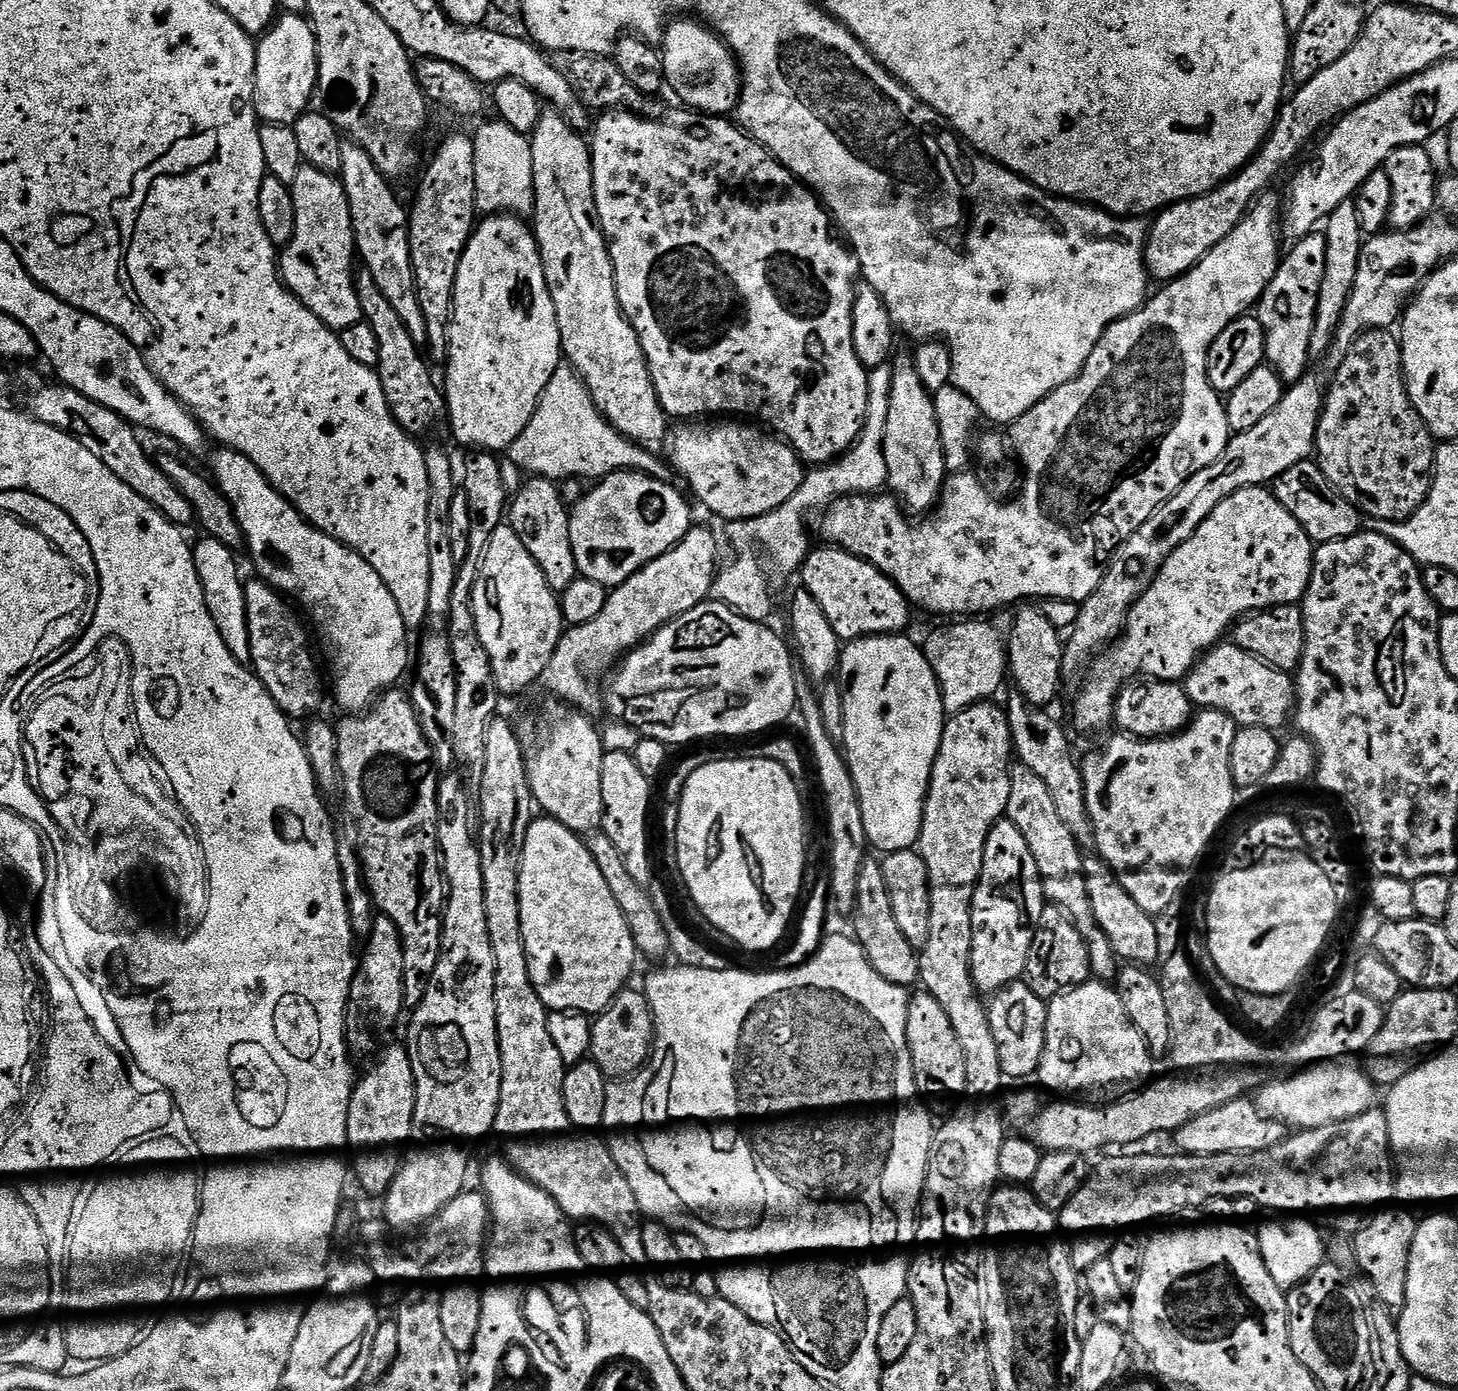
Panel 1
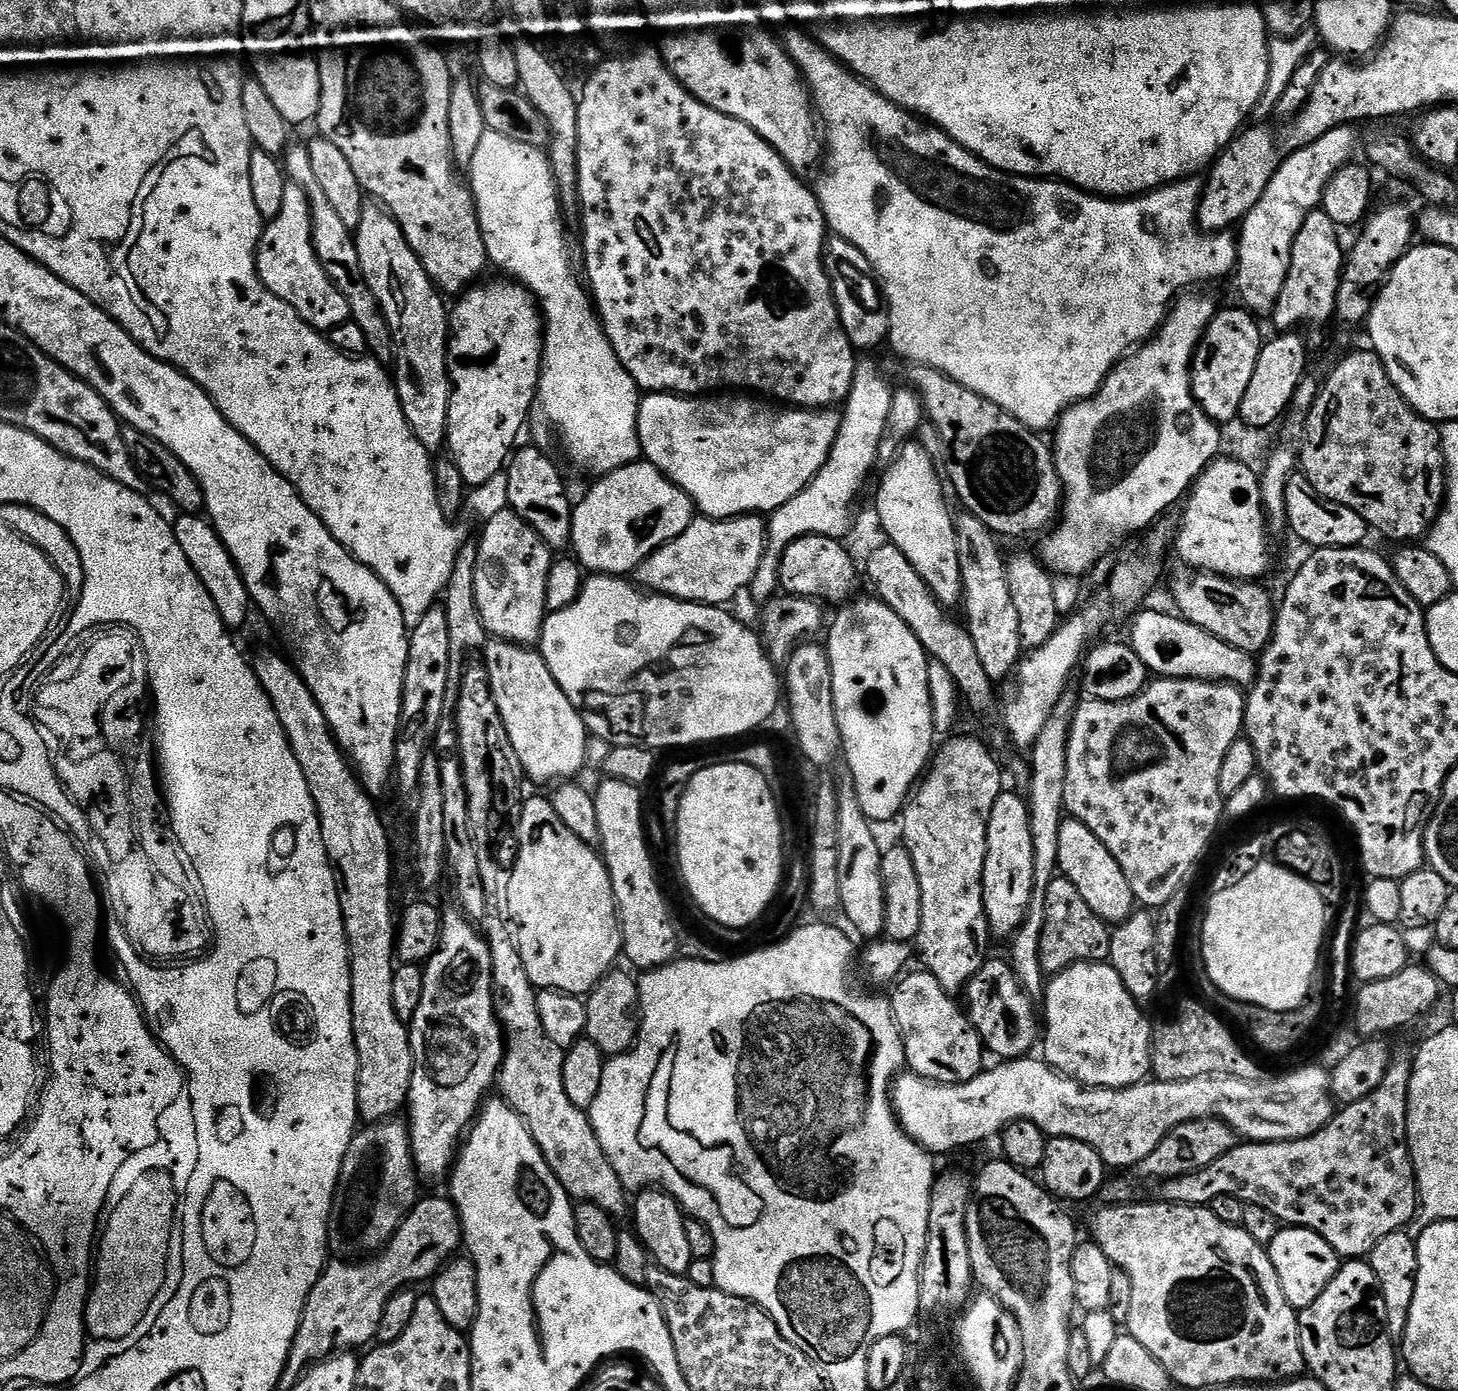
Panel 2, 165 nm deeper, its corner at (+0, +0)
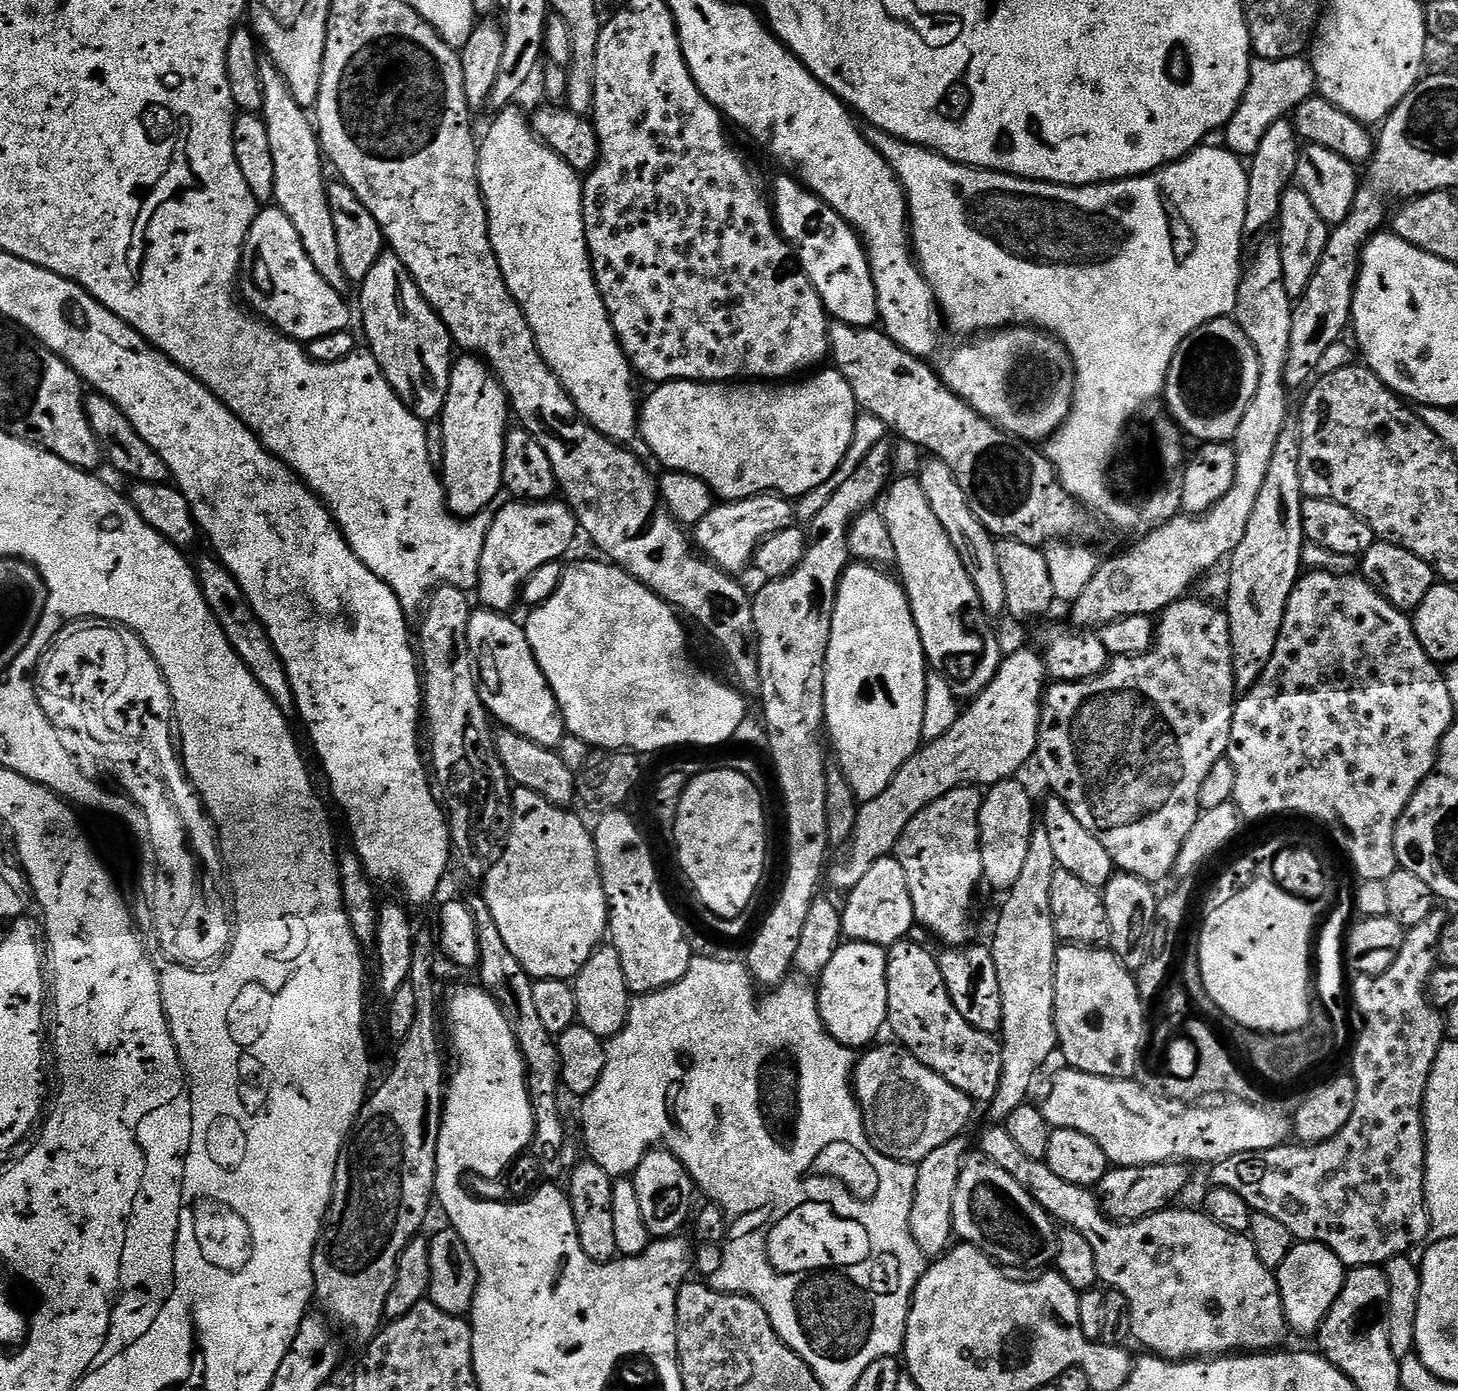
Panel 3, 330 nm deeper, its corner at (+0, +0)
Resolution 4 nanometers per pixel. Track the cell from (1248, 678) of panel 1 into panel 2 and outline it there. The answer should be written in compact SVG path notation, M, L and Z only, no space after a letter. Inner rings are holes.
M1144 611L1135 613L1130 643L1149 673L1170 680L1213 680L1215 684L1235 684L1241 690L1256 680L1258 660L1253 653L1238 650L1238 646L1230 646L1230 642L1222 642L1222 638L1214 638L1214 634L1194 626L1179 614L1163 616L1160 612Z

